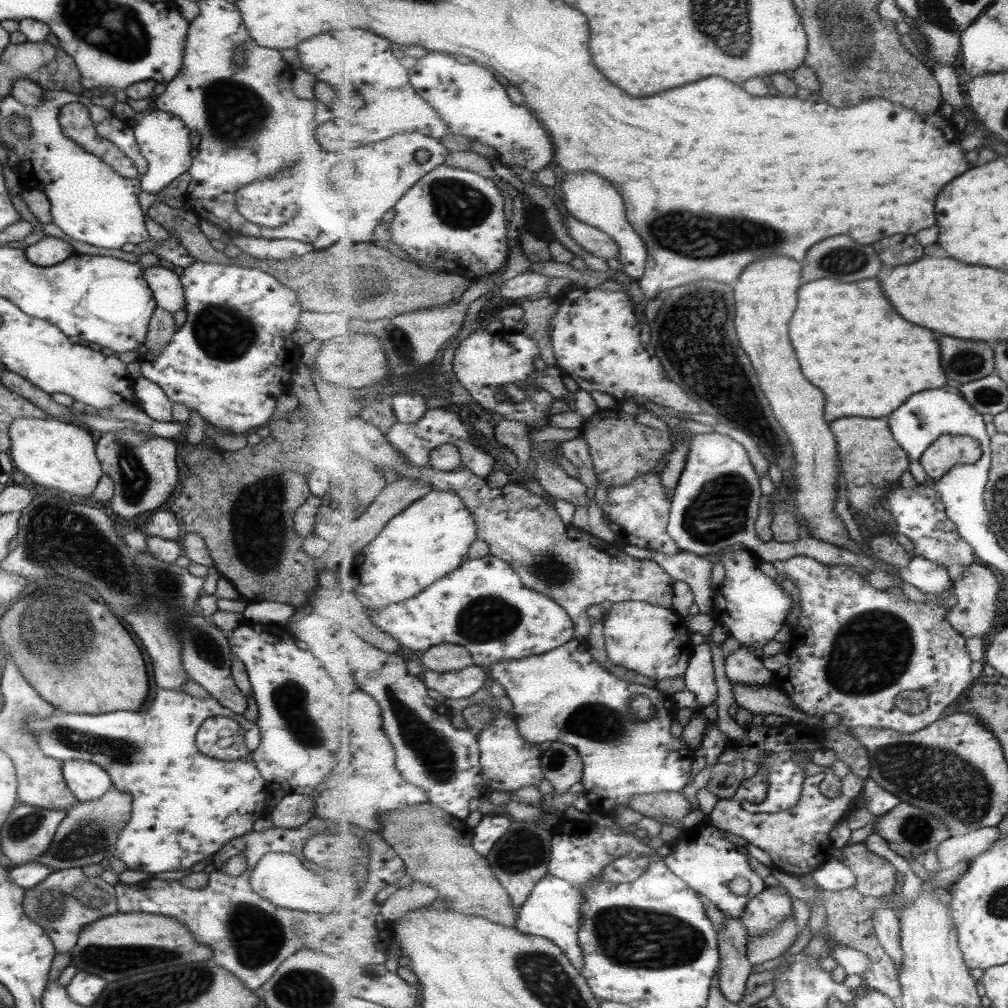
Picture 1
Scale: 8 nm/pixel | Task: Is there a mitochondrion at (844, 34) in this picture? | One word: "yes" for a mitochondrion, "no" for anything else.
yes

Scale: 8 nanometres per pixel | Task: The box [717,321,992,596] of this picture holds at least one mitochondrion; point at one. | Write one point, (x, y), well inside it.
(965, 362)

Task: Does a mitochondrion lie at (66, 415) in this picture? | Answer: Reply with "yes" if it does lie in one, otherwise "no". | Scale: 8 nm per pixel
no

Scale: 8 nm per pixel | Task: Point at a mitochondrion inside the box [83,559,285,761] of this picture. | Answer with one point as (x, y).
(170, 588)

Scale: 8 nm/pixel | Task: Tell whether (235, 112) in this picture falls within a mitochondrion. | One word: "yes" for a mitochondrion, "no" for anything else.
yes

